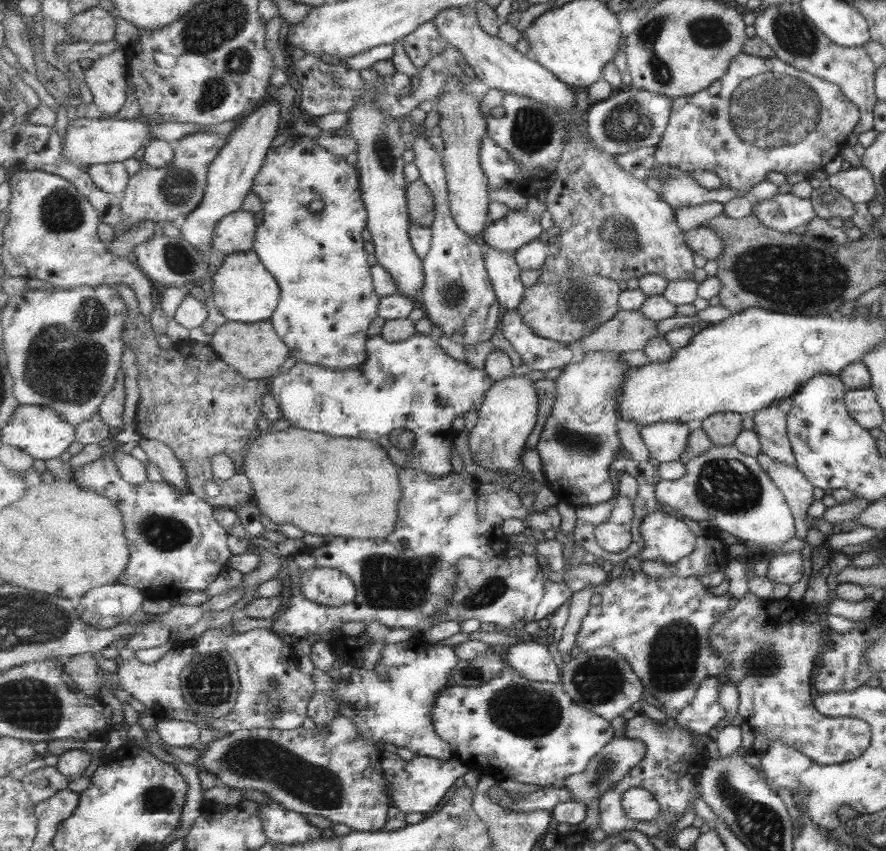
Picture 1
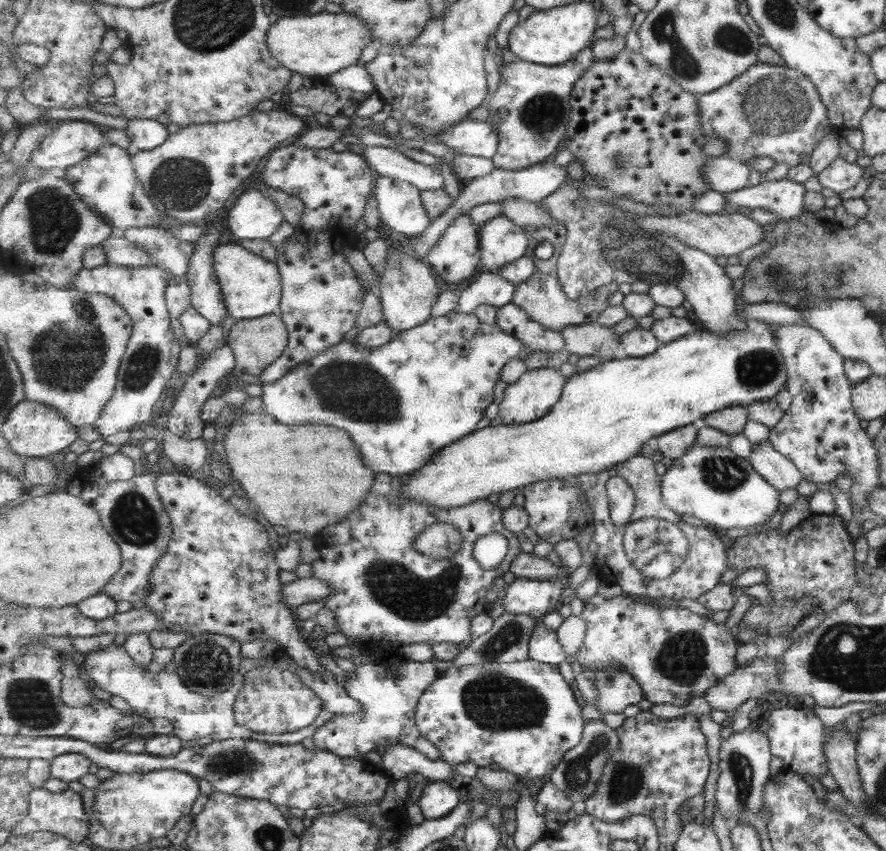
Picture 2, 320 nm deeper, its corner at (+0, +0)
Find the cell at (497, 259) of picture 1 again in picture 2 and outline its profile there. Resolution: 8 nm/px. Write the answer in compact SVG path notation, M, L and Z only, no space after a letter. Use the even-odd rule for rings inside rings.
M502 214L483 226L480 243L483 272L498 273L506 264L525 256L530 239L523 227Z

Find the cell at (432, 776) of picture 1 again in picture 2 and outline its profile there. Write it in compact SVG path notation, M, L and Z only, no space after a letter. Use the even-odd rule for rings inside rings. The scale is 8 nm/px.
M428 781L417 802L429 820L449 816L461 803L461 794L446 781Z

